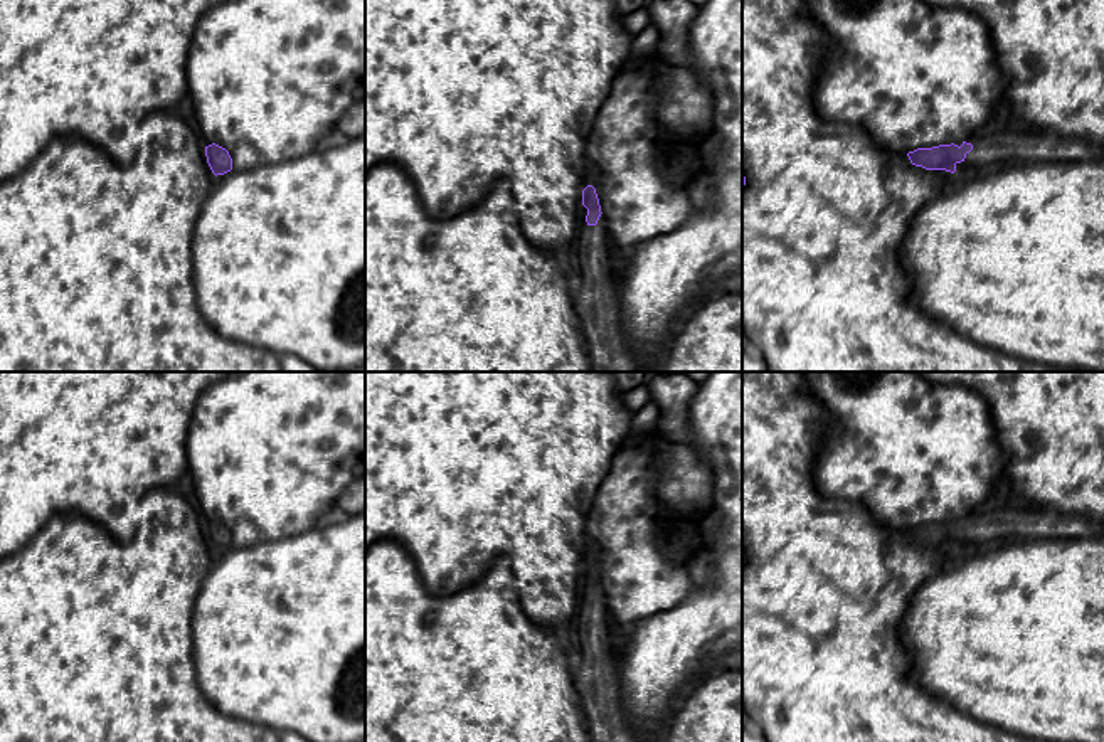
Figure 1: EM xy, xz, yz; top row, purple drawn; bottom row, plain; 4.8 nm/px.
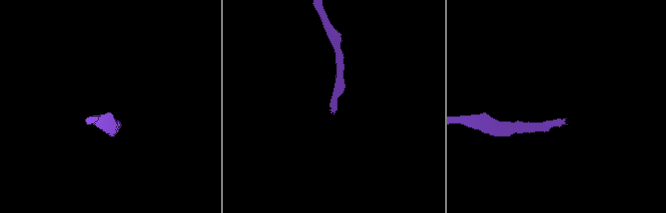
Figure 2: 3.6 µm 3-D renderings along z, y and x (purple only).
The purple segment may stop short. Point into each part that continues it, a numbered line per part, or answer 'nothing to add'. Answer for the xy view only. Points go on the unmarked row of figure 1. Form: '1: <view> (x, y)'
nothing to add

